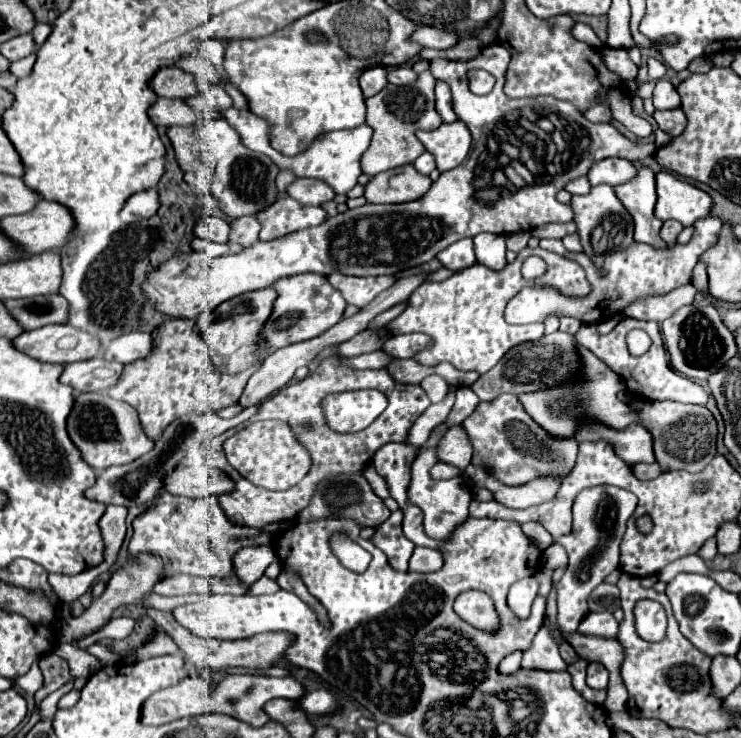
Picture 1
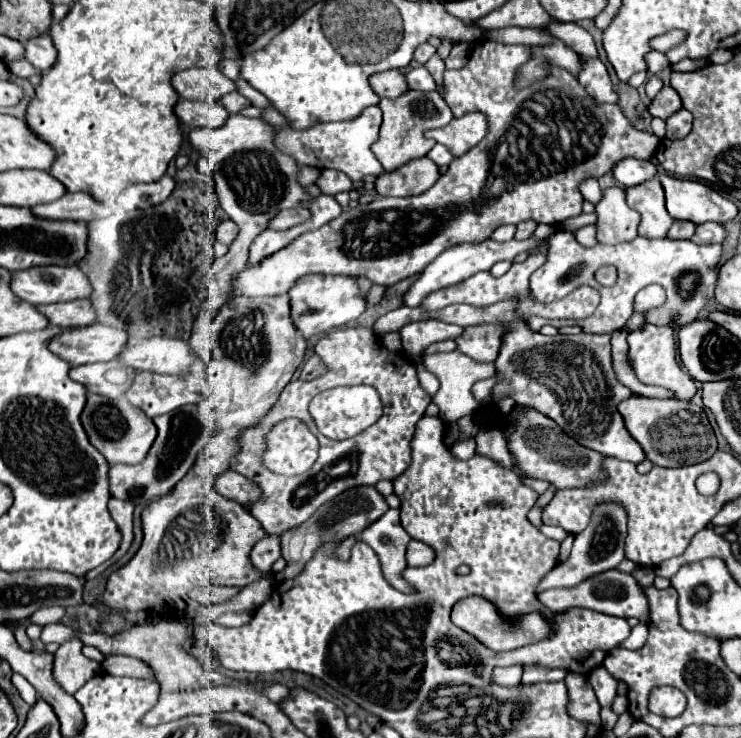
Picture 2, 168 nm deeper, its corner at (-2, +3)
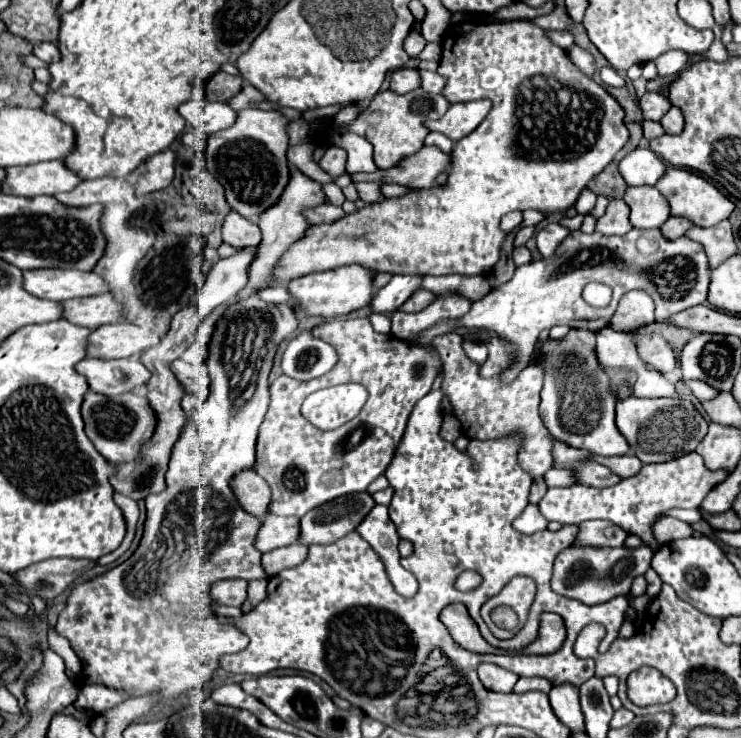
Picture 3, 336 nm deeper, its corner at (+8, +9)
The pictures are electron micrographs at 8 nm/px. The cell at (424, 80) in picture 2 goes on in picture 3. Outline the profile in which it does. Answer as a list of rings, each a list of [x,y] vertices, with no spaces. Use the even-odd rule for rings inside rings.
[[[420,69],[418,71],[420,77],[422,77],[422,89],[428,91],[428,93],[440,93],[442,87],[444,87],[444,77],[440,77],[438,73],[432,73],[432,71],[424,71]]]

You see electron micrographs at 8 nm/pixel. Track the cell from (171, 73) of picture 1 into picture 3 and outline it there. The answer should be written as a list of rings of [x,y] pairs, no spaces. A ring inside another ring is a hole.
[[[224,71],[214,73],[206,83],[204,83],[204,97],[208,101],[226,101],[232,95],[236,95],[242,87],[242,77],[240,75],[228,75]]]

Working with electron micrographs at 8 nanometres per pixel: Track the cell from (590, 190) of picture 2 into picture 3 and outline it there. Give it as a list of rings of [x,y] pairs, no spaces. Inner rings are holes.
[[[584,189],[576,201],[576,211],[580,215],[588,215],[592,209],[594,209],[594,203],[596,203],[596,195],[590,191],[590,189]]]

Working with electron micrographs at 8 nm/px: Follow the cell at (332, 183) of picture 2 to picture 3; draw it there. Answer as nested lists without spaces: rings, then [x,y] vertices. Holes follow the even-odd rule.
[[[328,147],[326,153],[324,153],[322,159],[320,159],[320,167],[322,167],[332,179],[338,179],[340,175],[344,175],[344,173],[346,173],[346,153],[344,153],[344,149]]]

